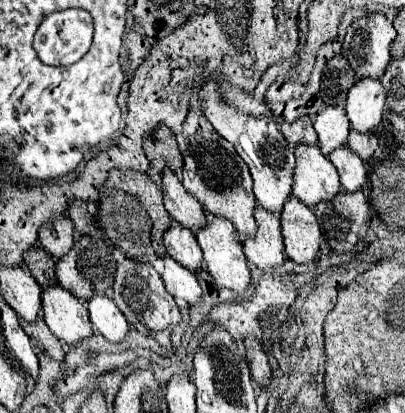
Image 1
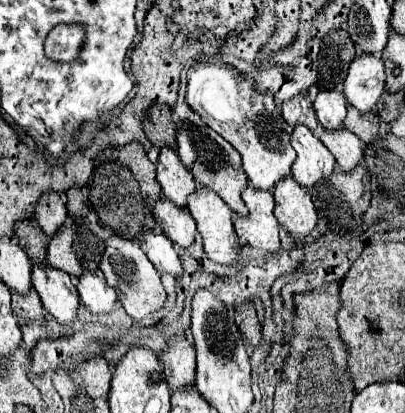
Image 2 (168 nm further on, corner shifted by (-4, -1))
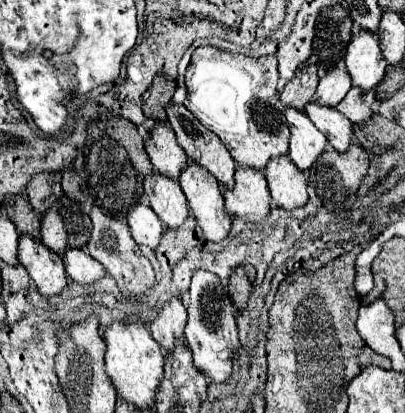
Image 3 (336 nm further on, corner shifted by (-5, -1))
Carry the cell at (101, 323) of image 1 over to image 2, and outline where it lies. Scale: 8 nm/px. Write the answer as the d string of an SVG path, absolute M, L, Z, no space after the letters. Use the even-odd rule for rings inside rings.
M83 273L77 281L81 303L93 315L109 315L117 305L117 293L107 285L103 273Z

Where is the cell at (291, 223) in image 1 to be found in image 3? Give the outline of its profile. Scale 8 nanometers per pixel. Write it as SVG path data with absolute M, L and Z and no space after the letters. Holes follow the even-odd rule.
M288 155L284 157L272 157L268 165L264 167L268 189L272 199L292 211L296 207L302 207L308 201L306 191L306 177L304 173L290 161Z

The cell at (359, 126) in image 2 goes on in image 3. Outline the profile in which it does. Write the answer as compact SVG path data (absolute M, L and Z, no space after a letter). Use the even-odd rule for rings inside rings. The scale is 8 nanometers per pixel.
M352 87L344 101L340 101L336 107L352 121L352 123L362 123L362 121L368 121L372 117L372 103L376 101L374 97L374 89L368 91L362 91L358 87Z

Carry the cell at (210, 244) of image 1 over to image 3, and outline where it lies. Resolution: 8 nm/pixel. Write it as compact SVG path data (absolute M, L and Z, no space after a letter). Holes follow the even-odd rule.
M188 159L178 181L188 199L190 213L200 223L206 239L214 243L224 241L230 235L232 217L226 213L222 189L216 177Z

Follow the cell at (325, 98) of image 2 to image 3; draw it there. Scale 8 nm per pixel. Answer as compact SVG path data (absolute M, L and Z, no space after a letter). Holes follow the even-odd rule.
M338 63L334 69L326 71L326 75L320 79L318 89L314 93L314 101L318 101L320 105L338 105L344 95L350 89L350 75L344 69L342 63Z

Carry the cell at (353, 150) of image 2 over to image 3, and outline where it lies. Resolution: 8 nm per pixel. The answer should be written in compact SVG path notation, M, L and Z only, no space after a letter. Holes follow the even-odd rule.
M314 101L304 107L310 121L326 135L336 151L346 151L352 141L352 121L346 119L336 107L318 105Z

